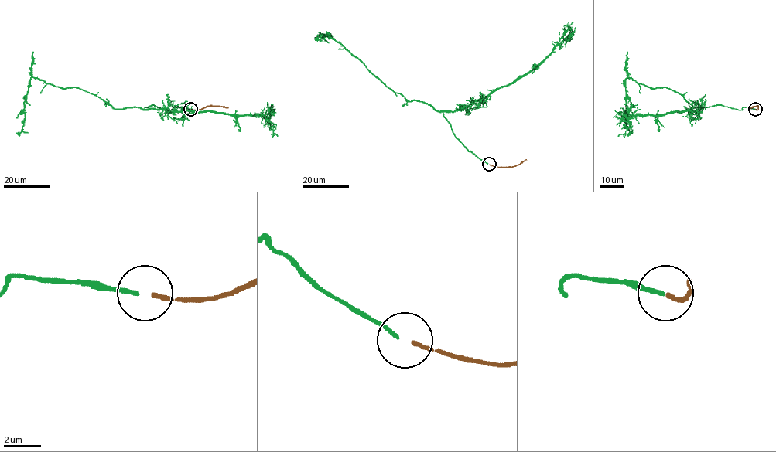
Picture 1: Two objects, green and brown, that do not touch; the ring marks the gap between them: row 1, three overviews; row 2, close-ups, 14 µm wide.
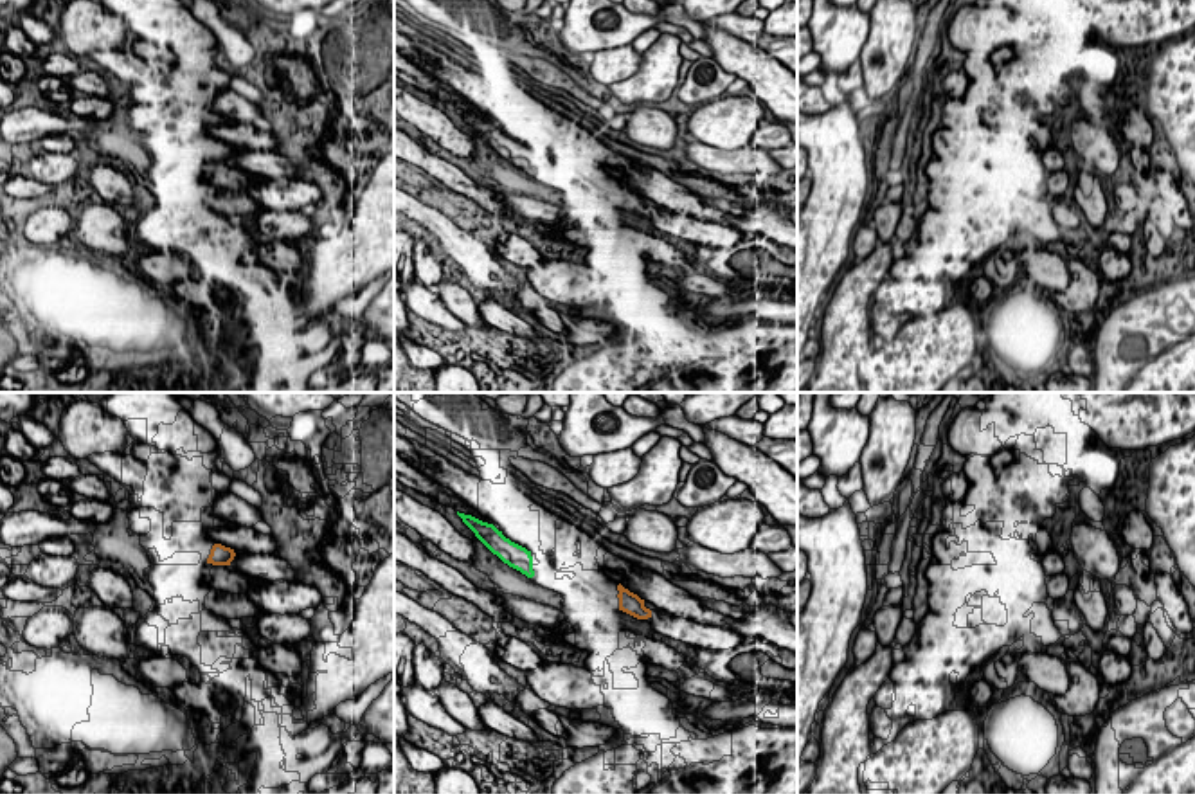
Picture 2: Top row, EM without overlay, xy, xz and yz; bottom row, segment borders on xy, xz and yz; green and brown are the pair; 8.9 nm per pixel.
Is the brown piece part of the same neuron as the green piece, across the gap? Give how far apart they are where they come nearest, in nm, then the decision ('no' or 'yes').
750 nm | yes

